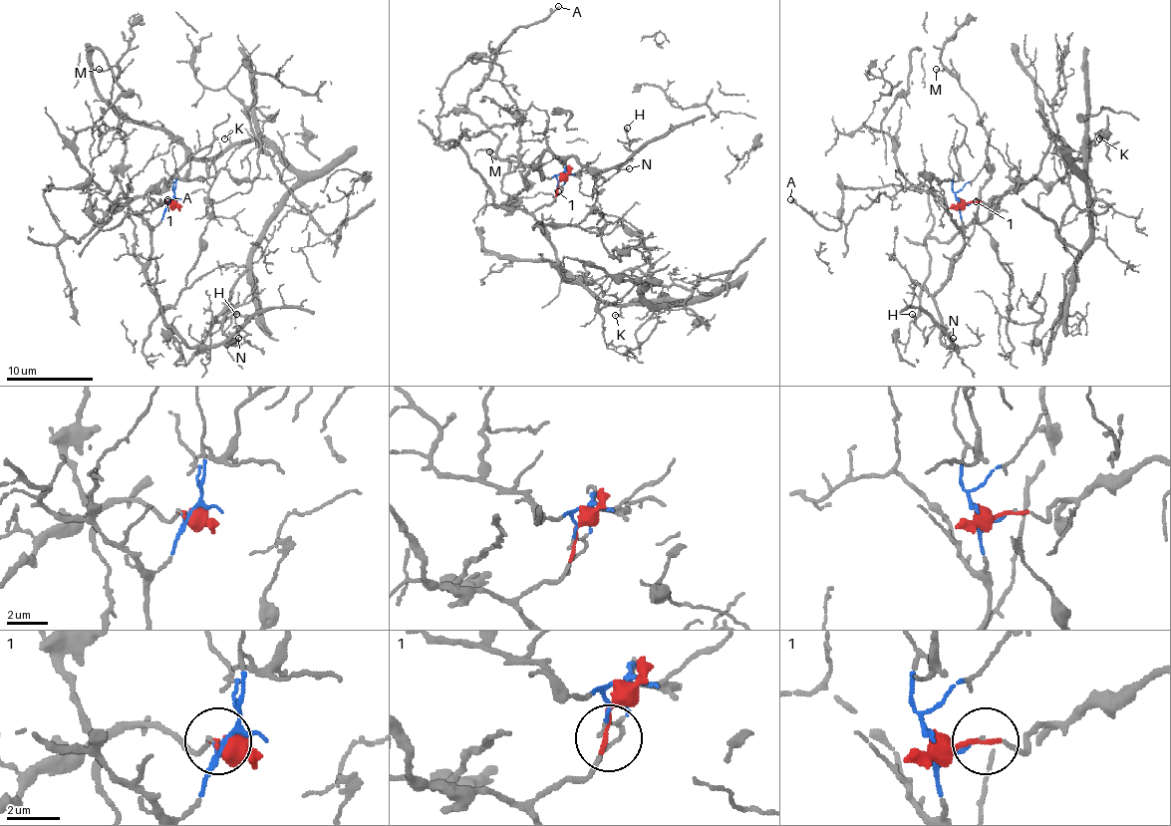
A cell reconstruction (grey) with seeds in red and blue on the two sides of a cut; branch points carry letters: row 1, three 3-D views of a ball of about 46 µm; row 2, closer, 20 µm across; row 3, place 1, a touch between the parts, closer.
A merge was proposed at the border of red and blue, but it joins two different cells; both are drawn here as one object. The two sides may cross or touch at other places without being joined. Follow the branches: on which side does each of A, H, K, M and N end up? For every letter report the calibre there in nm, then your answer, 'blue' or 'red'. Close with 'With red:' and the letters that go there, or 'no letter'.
A: 90 nm | red
H: 110 nm | blue
K: 80 nm | red
M: 140 nm | blue
N: 100 nm | blue
With red: A, K

